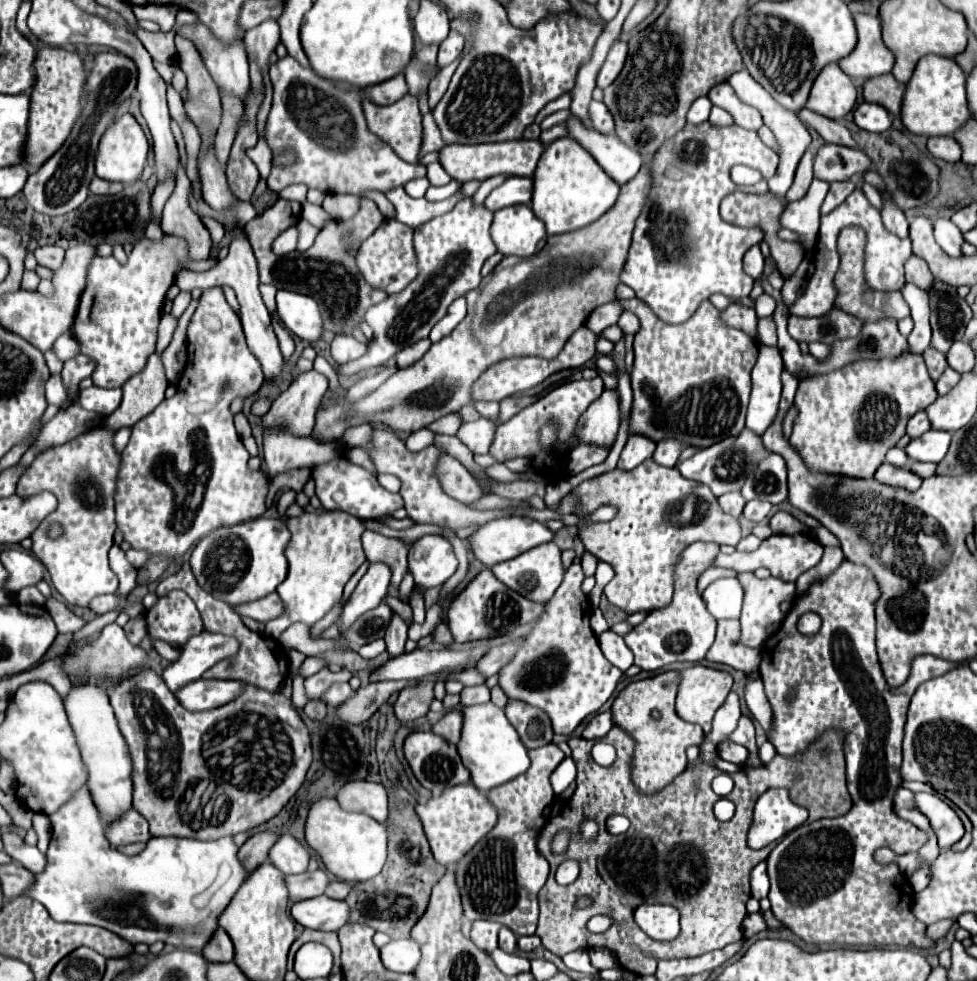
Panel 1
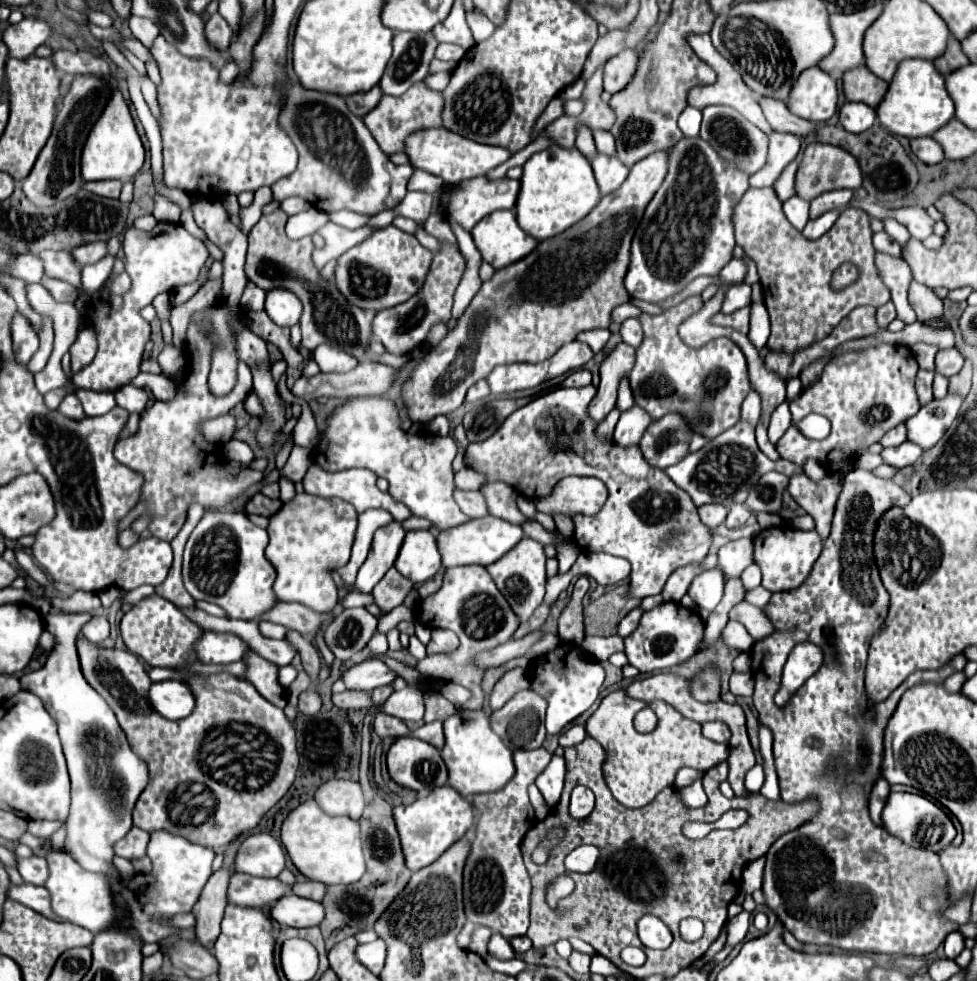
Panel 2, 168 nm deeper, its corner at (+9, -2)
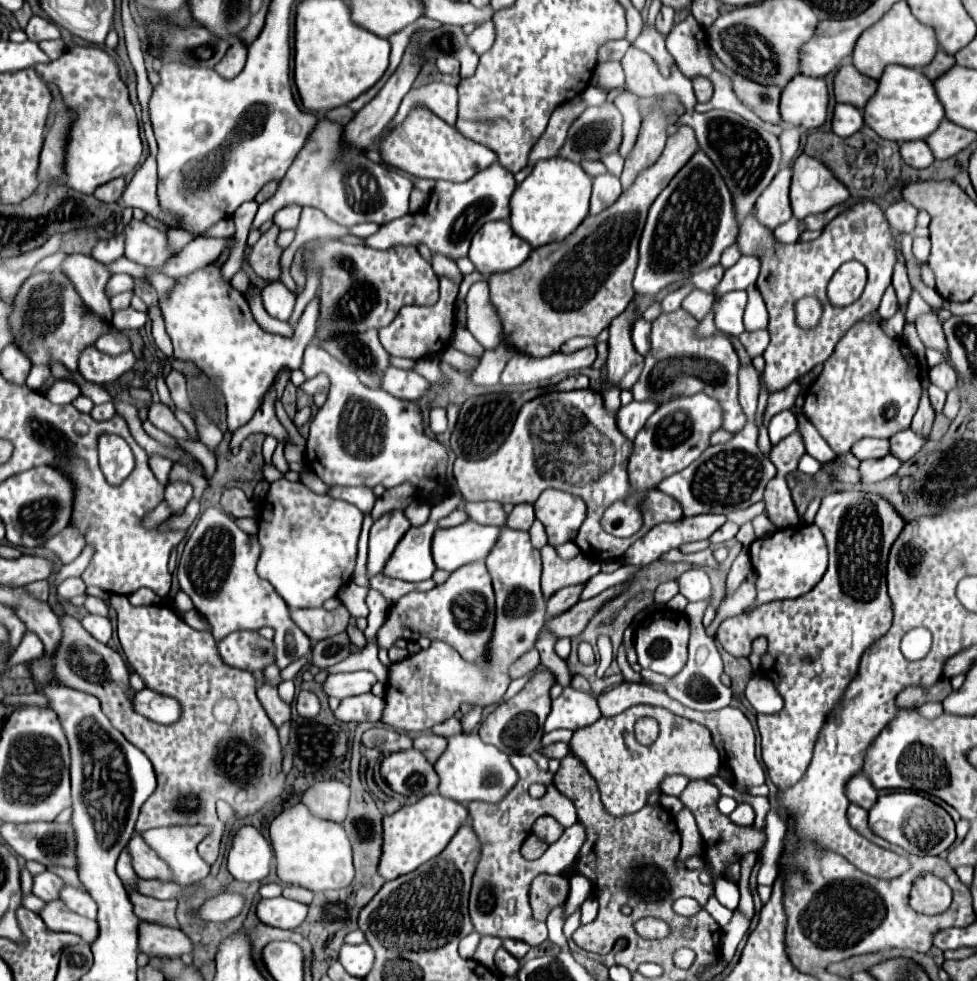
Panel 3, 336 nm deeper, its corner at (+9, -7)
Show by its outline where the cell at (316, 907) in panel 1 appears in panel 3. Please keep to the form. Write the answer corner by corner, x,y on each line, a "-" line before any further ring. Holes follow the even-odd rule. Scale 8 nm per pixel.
274,897
274,899
262,899
258,903
256,913
264,925
278,929
296,929
300,927
300,923
304,923
308,915
308,905
286,897

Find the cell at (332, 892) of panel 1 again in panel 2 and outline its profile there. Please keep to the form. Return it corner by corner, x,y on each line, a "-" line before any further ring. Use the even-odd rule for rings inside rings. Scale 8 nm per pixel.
302,882
302,884
294,884
294,890
292,890
296,896
302,896
302,898
310,898
310,900
318,900
324,898
324,892
326,892
326,886
320,884
320,882

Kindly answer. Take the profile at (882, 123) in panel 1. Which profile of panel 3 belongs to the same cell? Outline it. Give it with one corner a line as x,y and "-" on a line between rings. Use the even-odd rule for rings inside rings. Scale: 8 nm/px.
836,105
834,109
834,119
832,119
832,129
840,137
850,137
856,131
864,127
864,117
862,111
852,107
852,105

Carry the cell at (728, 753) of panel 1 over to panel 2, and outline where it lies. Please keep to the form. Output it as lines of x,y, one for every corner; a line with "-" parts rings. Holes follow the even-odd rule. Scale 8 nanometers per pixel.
616,690
600,702
598,710
586,722
588,736
594,738
596,742
600,742
608,754
608,758
604,760
604,766
602,766
604,780
606,780
610,792
614,794
614,798
620,804
624,804
626,808
642,808
648,802
652,802
658,792
674,786
676,772
684,766
706,772
712,766
716,766
728,758
726,744
708,740
702,734
702,726
698,722
692,722
692,720
680,716
680,712
676,712
670,704
666,704
662,700
656,700
650,704
658,716
656,728
648,734
636,732
634,716
644,706
646,706
644,702
628,698
624,694
624,690

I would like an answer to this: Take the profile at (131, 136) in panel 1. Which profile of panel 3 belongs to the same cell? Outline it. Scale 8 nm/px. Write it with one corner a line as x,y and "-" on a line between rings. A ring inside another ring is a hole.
74,47
66,51
64,55
60,55
56,61
36,65
34,69
40,73
40,77
46,83
58,85
64,97
64,103
68,107
76,107
76,127
72,129
72,143
68,143
68,167
66,167
68,187
74,187
76,191
92,195
92,191
98,185
108,183
116,177
126,177
130,171
138,169
140,157
142,157
142,141
138,135
136,113
128,99
128,89
118,75
118,67
108,53
98,51
98,47

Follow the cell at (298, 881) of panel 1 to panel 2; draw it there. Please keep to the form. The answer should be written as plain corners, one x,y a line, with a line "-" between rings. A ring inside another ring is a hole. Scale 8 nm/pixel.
234,874
228,884
228,904
262,908
274,906
278,898
290,894
292,888
276,878
256,878
248,874

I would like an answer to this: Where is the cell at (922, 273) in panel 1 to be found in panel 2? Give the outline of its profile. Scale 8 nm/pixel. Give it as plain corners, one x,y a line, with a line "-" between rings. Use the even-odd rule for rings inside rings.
912,280
908,298
910,298
910,306
918,316
918,322
924,324
924,322
932,322
932,318
942,316
942,300
928,286

